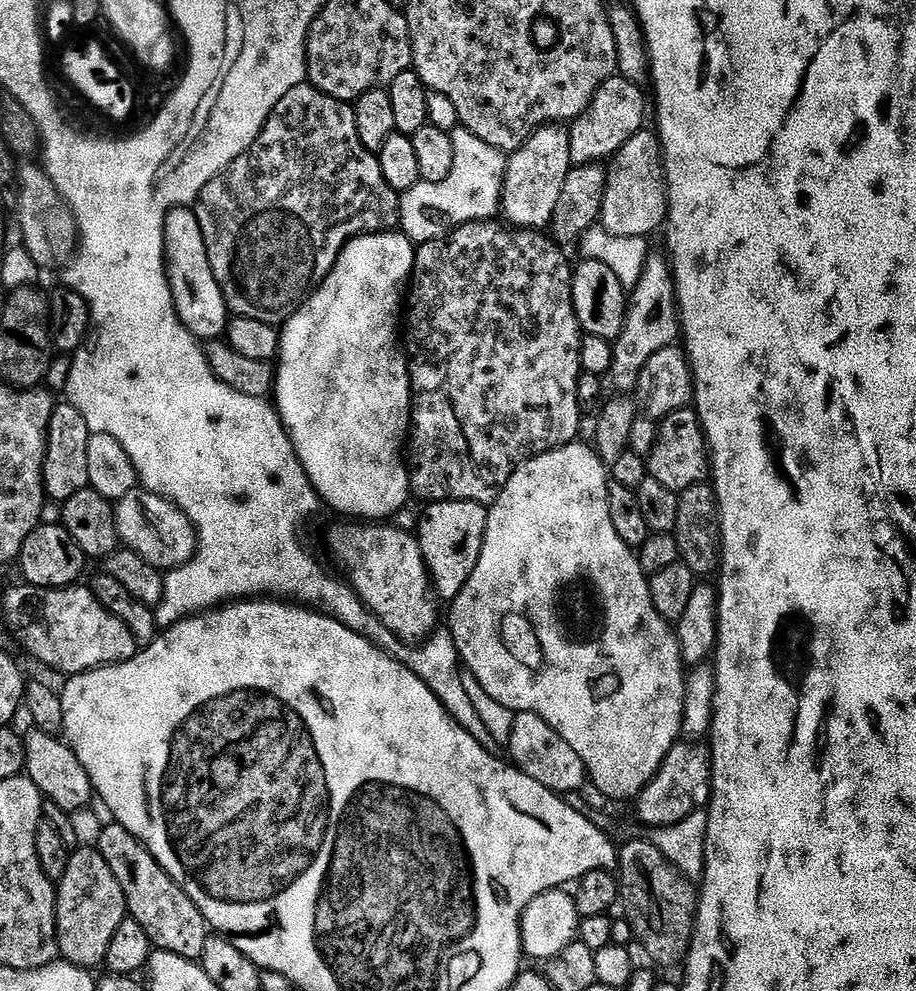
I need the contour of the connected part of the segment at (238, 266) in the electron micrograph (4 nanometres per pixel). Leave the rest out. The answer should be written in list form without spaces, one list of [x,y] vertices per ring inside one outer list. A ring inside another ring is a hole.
[[[305,82],[294,86],[294,90],[290,90],[290,94],[286,94],[286,98],[278,102],[278,106],[274,106],[270,118],[264,123],[264,128],[258,134],[256,141],[242,155],[234,158],[234,162],[224,172],[219,172],[217,176],[210,178],[210,182],[206,182],[194,205],[197,221],[201,224],[202,238],[205,239],[206,258],[209,259],[210,270],[213,271],[213,276],[221,288],[229,313],[233,317],[267,322],[276,322],[276,319],[279,321],[287,317],[304,303],[306,297],[313,291],[317,277],[323,278],[328,275],[328,271],[335,266],[336,259],[339,258],[340,252],[349,240],[366,236],[369,232],[395,229],[400,219],[398,193],[393,188],[382,186],[383,179],[379,155],[366,150],[366,146],[362,146],[362,138],[358,138],[355,107],[351,103],[332,98],[330,94],[324,94],[313,84]]]

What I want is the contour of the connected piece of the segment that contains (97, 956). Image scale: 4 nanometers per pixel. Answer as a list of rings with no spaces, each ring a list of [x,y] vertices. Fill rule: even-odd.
[[[99,847],[79,848],[75,849],[76,855],[69,858],[64,868],[64,877],[58,880],[56,889],[56,923],[61,933],[68,932],[68,944],[60,944],[60,956],[75,968],[96,970],[99,964],[101,966],[105,963],[111,940],[128,916],[128,903],[118,878],[114,876],[114,870],[110,870]]]

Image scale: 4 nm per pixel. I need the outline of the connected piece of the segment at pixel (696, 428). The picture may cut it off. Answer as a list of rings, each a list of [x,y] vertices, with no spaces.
[[[695,407],[674,410],[674,414],[665,416],[659,421],[656,441],[652,452],[646,457],[647,475],[653,480],[662,482],[666,490],[677,494],[688,487],[698,487],[709,479],[712,462],[708,451],[708,440],[704,436],[704,427]]]

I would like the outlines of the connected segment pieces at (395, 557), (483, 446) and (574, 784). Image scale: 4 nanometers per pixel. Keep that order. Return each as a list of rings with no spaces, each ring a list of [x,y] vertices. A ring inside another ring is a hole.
[[[340,522],[328,532],[328,548],[344,563],[348,571],[347,579],[352,589],[366,607],[379,618],[387,628],[404,642],[423,642],[437,631],[436,619],[440,612],[436,609],[438,597],[432,586],[432,578],[420,549],[420,541],[415,535],[400,528],[387,528],[384,522]]]
[[[495,219],[470,221],[468,224],[463,224],[460,227],[453,227],[447,235],[441,236],[440,239],[426,241],[416,248],[416,266],[412,269],[410,287],[406,292],[406,315],[402,320],[402,340],[406,345],[408,373],[414,374],[412,384],[422,384],[424,386],[424,378],[426,378],[426,386],[428,386],[428,388],[424,388],[424,390],[428,390],[426,394],[422,394],[418,390],[418,396],[412,396],[412,419],[410,421],[410,445],[412,444],[412,460],[410,456],[410,488],[415,495],[417,492],[424,499],[424,502],[469,500],[470,502],[478,502],[485,506],[491,506],[495,504],[497,498],[500,496],[500,490],[506,486],[508,479],[516,473],[516,469],[521,464],[534,459],[535,456],[553,452],[555,448],[564,448],[567,444],[573,443],[581,435],[578,382],[582,375],[580,366],[582,329],[576,317],[574,302],[572,301],[573,261],[568,261],[568,256],[564,253],[567,251],[551,235],[531,228],[519,229],[518,240],[530,240],[530,242],[532,240],[540,240],[544,246],[548,246],[548,260],[550,260],[552,266],[548,266],[548,272],[542,276],[542,274],[534,272],[534,268],[538,268],[538,266],[532,266],[534,264],[532,262],[534,256],[530,256],[528,252],[518,254],[516,256],[518,262],[514,258],[510,258],[508,272],[504,268],[504,280],[498,280],[498,284],[494,286],[496,294],[504,294],[502,300],[508,302],[506,308],[498,309],[496,305],[484,308],[482,306],[482,298],[480,297],[480,280],[478,280],[478,252],[486,252],[484,258],[490,258],[490,252],[494,252],[494,246],[500,246],[502,234],[508,234],[510,240],[514,240],[517,231],[515,227],[505,226],[503,223],[496,223],[497,221]],[[522,284],[526,286],[526,290],[530,290],[526,294],[530,294],[532,306],[526,306],[526,308],[521,306],[521,318],[518,320],[519,301],[522,300],[522,296],[510,298],[510,288],[514,290],[514,294],[522,294]]]
[[[517,712],[514,719],[512,733],[508,736],[508,752],[515,767],[557,794],[580,792],[583,784],[589,783],[588,768],[582,758],[578,758],[578,750],[574,750],[574,746],[570,746],[570,742],[566,742],[566,738],[555,732],[541,716],[533,712]]]

